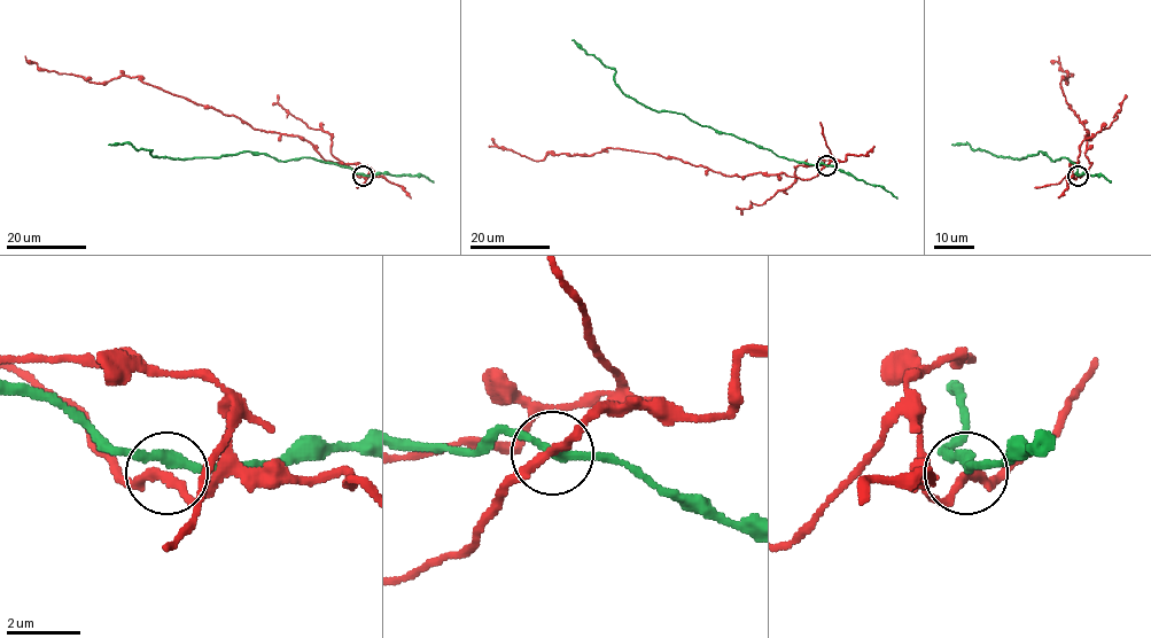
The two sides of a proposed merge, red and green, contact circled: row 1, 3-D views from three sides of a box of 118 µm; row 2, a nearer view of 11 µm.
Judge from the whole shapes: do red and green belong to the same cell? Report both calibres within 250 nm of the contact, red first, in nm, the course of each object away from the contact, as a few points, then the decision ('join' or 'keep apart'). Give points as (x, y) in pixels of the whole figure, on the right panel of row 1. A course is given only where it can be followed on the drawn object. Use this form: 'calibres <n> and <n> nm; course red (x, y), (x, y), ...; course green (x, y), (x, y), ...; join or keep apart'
calibres 240 and 240 nm; course red (1078, 176), (1091, 165), (1088, 131), (1065, 100), (1062, 78), (1066, 83), (1073, 74), (1058, 56); course green (1078, 174), (1078, 168), (1067, 158), (1054, 161), (1040, 150), (1019, 158), (974, 150), (967, 142), (953, 144); keep apart

